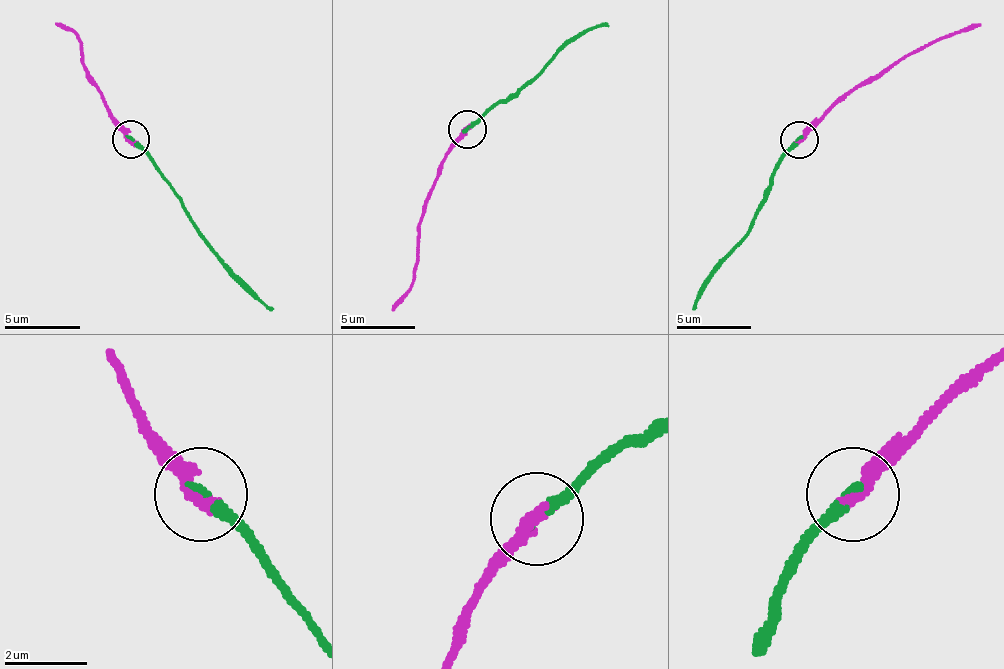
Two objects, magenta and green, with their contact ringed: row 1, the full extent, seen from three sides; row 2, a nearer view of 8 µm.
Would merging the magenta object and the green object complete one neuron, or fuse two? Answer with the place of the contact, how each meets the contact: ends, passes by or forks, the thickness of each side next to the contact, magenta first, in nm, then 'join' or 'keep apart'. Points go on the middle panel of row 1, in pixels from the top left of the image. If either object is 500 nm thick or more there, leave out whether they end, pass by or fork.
at (467, 129); magenta ends there; green ends there; 400 nm thick on the magenta side, 260 nm on the other; join

